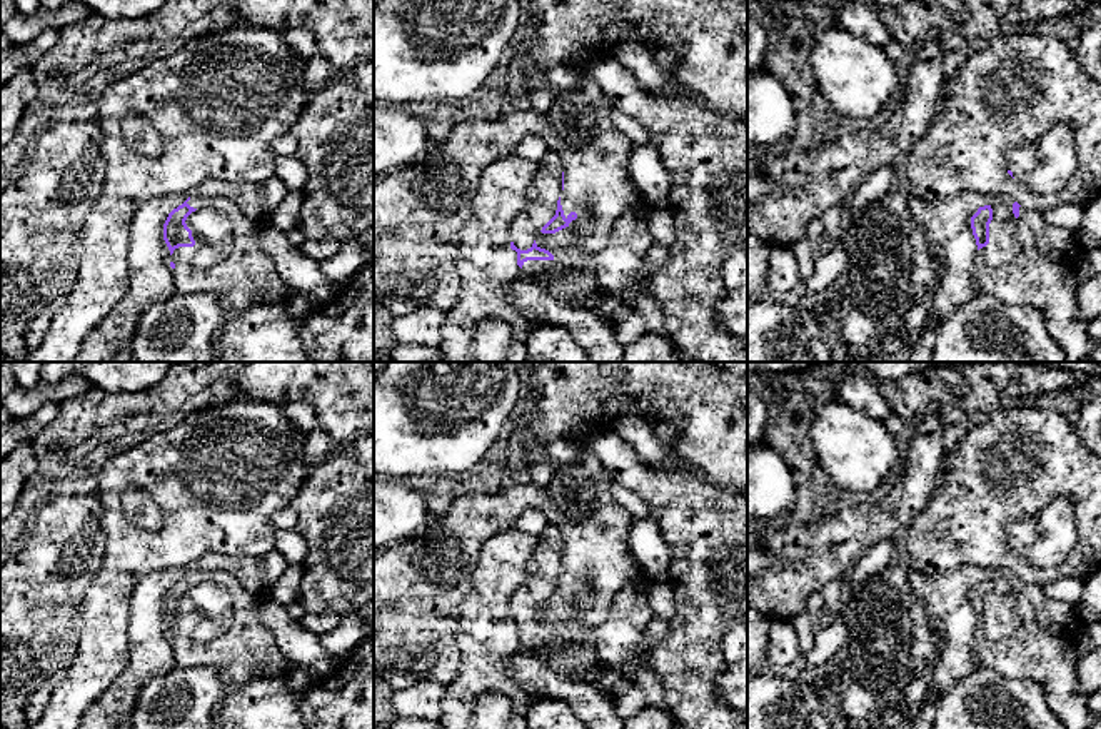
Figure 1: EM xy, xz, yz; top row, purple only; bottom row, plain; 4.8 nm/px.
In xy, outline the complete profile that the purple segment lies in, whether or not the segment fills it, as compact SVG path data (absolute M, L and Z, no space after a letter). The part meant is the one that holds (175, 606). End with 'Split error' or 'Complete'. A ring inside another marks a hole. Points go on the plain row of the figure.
M274 549L259 557L234 557L222 554L205 554L185 567L167 567L143 577L133 589L128 602L128 664L113 681L107 694L93 702L83 714L77 729L133 729L133 712L142 687L153 677L163 676L175 667L172 627L178 621L194 621L192 604L187 601L187 591L197 582L187 576L190 569L225 571L234 576L247 591L255 596L267 596L289 562Z. Split error

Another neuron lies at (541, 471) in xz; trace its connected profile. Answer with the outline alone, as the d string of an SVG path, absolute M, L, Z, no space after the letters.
M534 454L527 470L529 480L545 489L554 475L554 467L549 459L540 454Z

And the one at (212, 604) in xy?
M202 581L192 586L187 594L195 614L194 621L178 621L172 627L177 639L194 639L197 642L222 637L234 622L234 597L215 581Z

